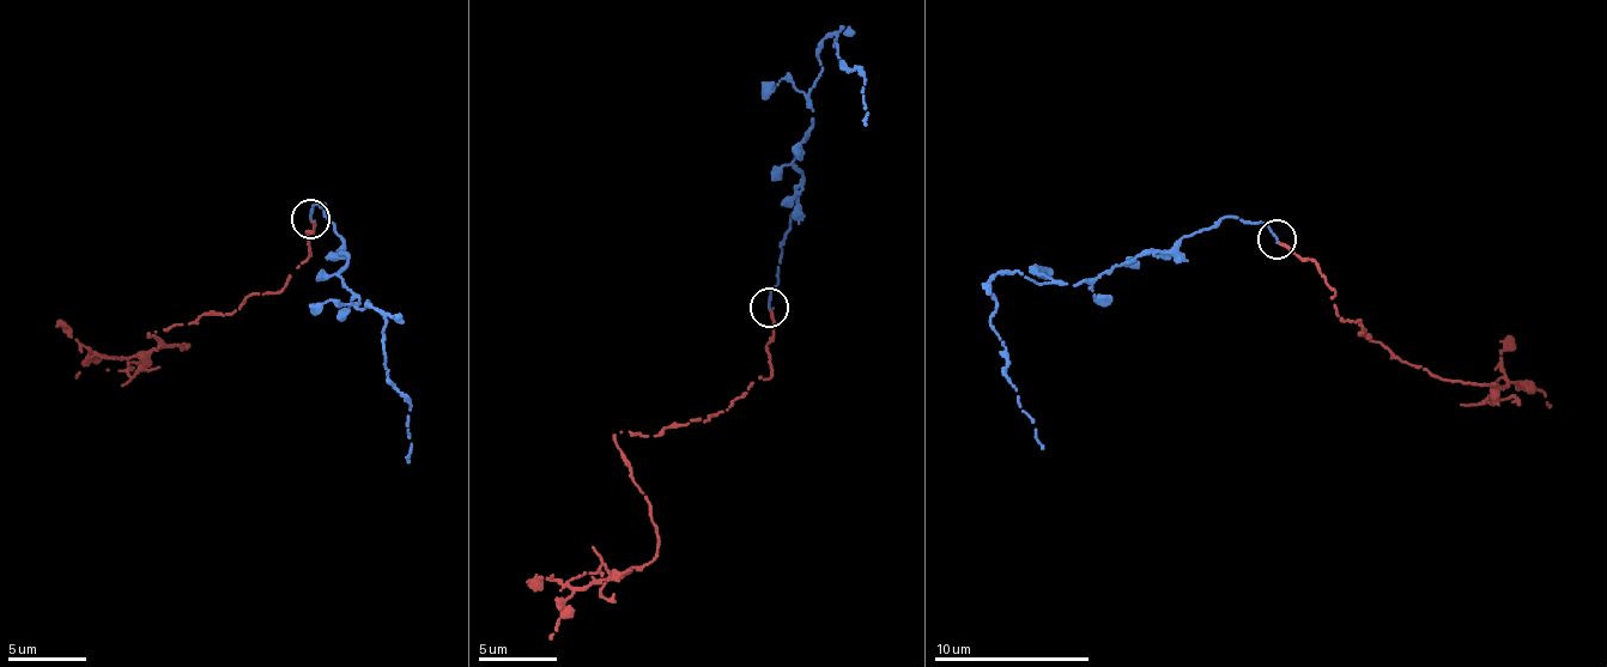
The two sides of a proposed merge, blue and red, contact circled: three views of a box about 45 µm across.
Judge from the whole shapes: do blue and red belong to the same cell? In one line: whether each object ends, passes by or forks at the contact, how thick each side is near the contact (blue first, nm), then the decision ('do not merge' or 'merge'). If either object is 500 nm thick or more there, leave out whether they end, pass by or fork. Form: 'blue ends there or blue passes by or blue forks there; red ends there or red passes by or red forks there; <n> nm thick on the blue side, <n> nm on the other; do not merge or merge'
blue ends there; red ends there; 180 nm thick on the blue side, 220 nm on the other; merge

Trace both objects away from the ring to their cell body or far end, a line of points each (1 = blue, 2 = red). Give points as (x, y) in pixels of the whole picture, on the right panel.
1: (1278, 238), (1266, 223), (1223, 216), (1169, 250), (1134, 255), (1080, 285), (998, 272), (990, 329), (1042, 448)
2: (1278, 242), (1313, 260), (1342, 321), (1358, 320), (1362, 335), (1410, 365), (1533, 384), (1552, 407)

